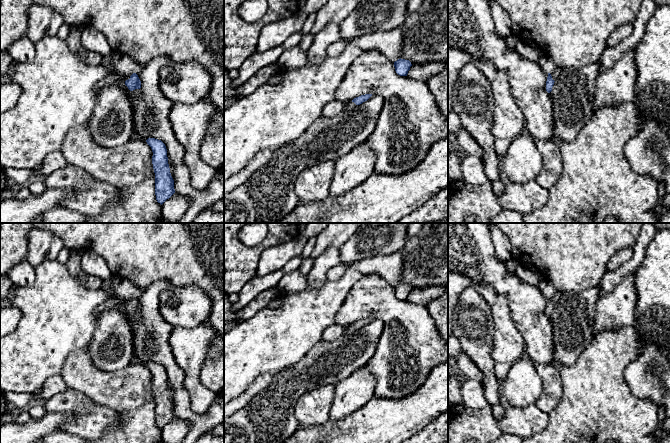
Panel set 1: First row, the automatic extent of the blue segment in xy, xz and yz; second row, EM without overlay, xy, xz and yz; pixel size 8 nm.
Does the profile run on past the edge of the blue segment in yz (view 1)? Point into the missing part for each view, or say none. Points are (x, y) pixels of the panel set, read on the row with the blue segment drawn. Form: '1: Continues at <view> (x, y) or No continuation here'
1: Continues at yz (555, 74)

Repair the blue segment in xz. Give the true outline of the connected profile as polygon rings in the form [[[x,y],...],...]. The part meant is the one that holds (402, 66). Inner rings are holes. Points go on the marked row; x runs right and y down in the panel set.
[[[401,58],[394,62],[395,71],[400,76],[407,76],[411,66],[412,64],[409,60]]]

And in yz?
[[[555,67],[555,70],[552,73],[548,73],[547,81],[546,81],[546,91],[550,93],[552,91],[552,87],[554,82],[559,78],[560,74],[564,68]]]

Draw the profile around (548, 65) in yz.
[[[544,55],[542,57],[541,64],[542,64],[543,70],[545,72],[547,72],[547,73],[552,73],[555,70],[555,63],[554,63],[554,61],[550,57],[548,57],[548,56]]]

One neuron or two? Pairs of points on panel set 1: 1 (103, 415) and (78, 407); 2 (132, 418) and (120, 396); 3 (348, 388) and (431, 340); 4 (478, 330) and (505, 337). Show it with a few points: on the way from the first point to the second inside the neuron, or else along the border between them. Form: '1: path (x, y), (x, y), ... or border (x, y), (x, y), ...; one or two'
1: path (97, 415), (92, 415), (84, 407); one
2: border (149, 400), (138, 408), (117, 412); two
3: border (367, 364), (375, 380), (375, 395); two
4: border (490, 311), (494, 327), (492, 358); two

